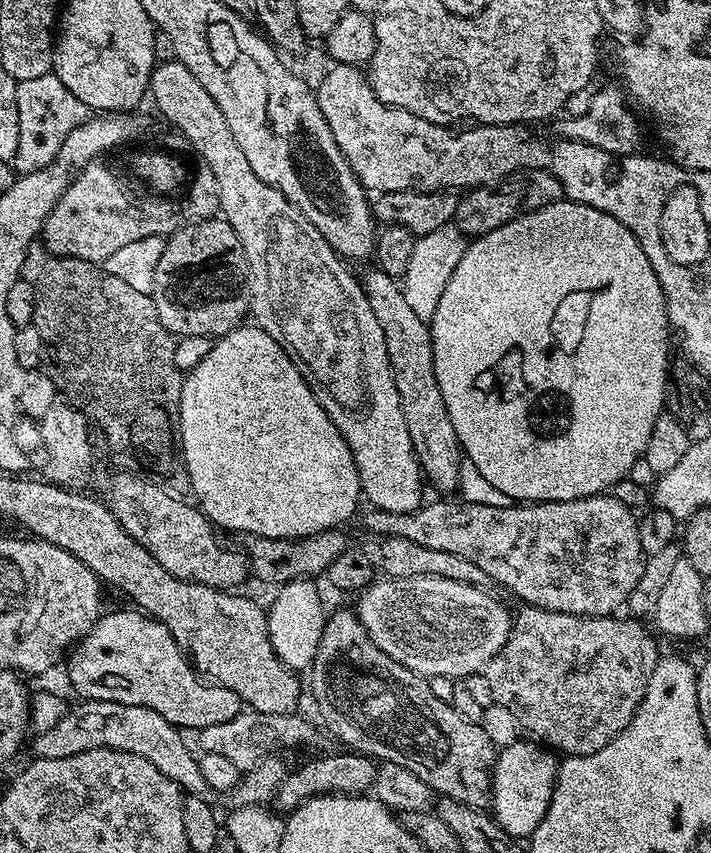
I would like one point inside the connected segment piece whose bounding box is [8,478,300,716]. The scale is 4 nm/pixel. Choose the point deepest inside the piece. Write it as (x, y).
(225, 635)

